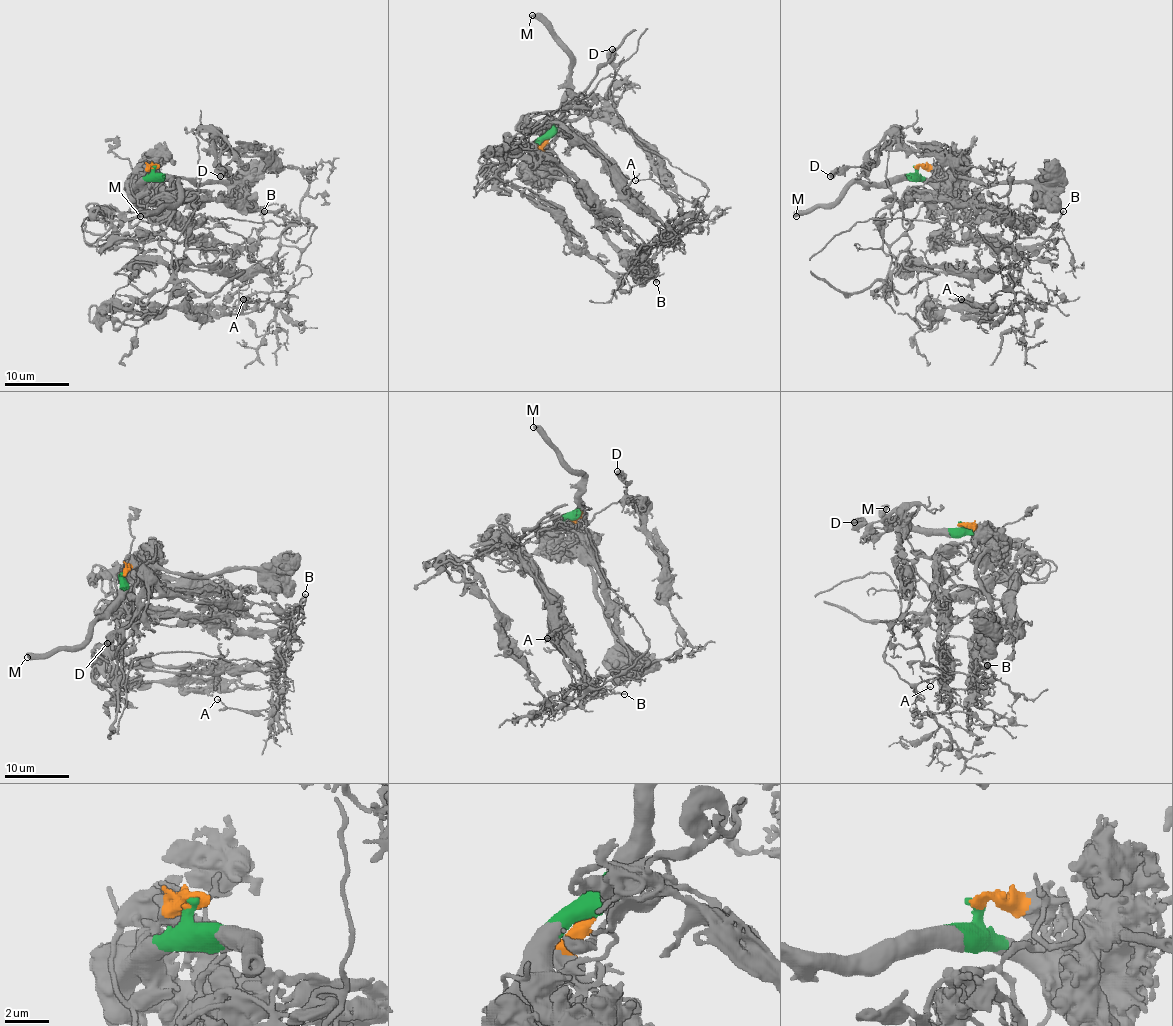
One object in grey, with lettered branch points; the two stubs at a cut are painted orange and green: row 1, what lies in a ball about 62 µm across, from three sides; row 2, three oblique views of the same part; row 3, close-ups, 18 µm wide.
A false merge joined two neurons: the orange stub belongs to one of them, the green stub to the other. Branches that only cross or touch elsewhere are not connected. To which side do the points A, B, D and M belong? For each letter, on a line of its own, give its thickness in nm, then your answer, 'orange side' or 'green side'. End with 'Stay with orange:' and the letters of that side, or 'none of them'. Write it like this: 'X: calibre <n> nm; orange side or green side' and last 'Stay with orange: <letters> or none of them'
A: calibre 140 nm; orange side
B: calibre 200 nm; orange side
D: calibre 600 nm; orange side
M: calibre 440 nm; green side
Stay with orange: A, B, D

